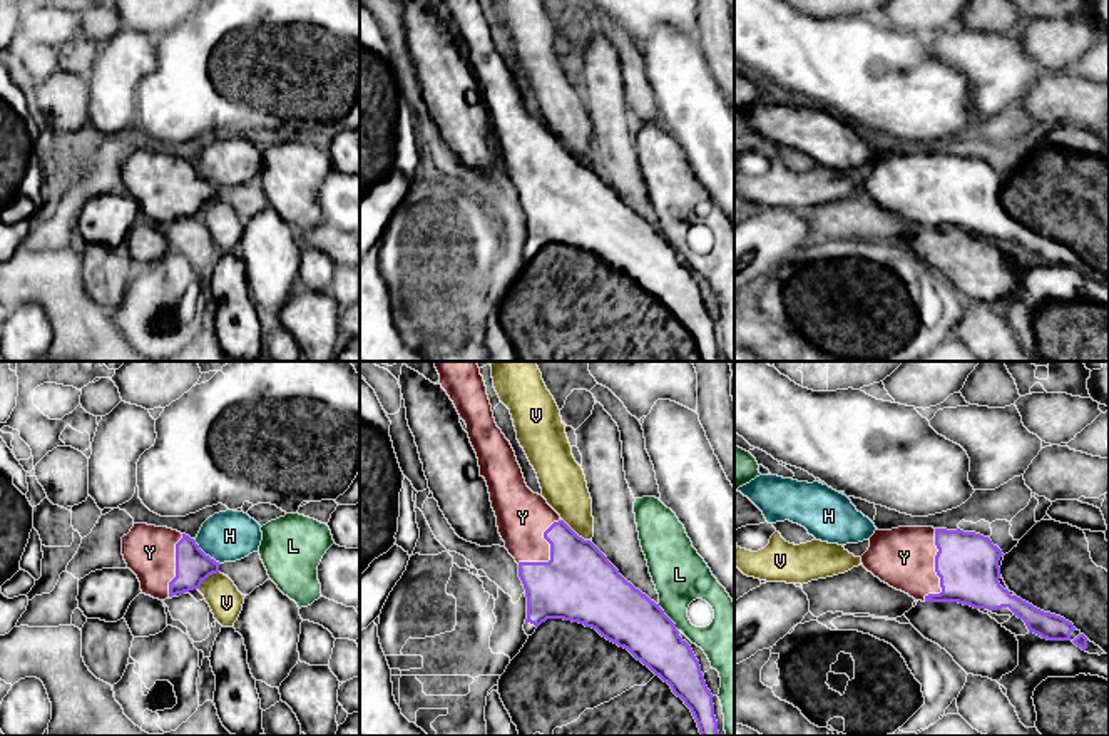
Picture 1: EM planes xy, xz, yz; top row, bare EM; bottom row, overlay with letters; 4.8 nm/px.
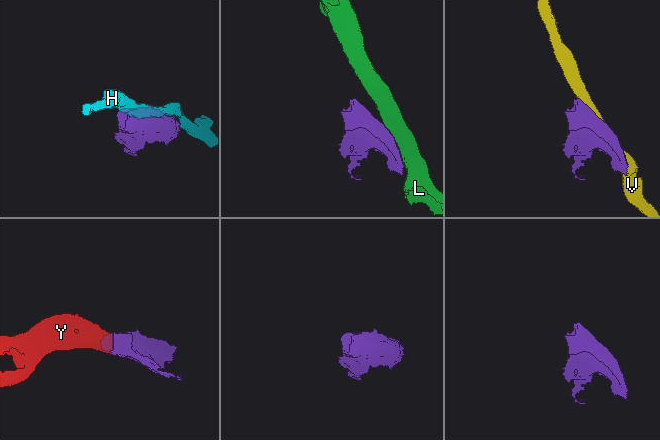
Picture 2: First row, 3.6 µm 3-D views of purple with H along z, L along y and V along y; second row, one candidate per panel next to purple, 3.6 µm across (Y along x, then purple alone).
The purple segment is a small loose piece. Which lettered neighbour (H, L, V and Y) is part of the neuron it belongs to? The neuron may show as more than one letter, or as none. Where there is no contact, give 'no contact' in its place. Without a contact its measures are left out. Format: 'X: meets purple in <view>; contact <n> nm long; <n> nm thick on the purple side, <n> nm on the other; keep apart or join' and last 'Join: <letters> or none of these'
H: meets purple in xy; contact 180 nm long; 170 nm thick on the purple side, 240 nm on the other; keep apart
L: meets purple in xz; contact 170 nm long; 280 nm thick on the purple side, 260 nm on the other; keep apart
V: meets purple in xz; contact 180 nm long; 360 nm thick on the purple side, 220 nm on the other; keep apart
Y: meets purple in yz; contact 340 nm long; 300 nm thick on the purple side, 300 nm on the other; join
Join: Y

